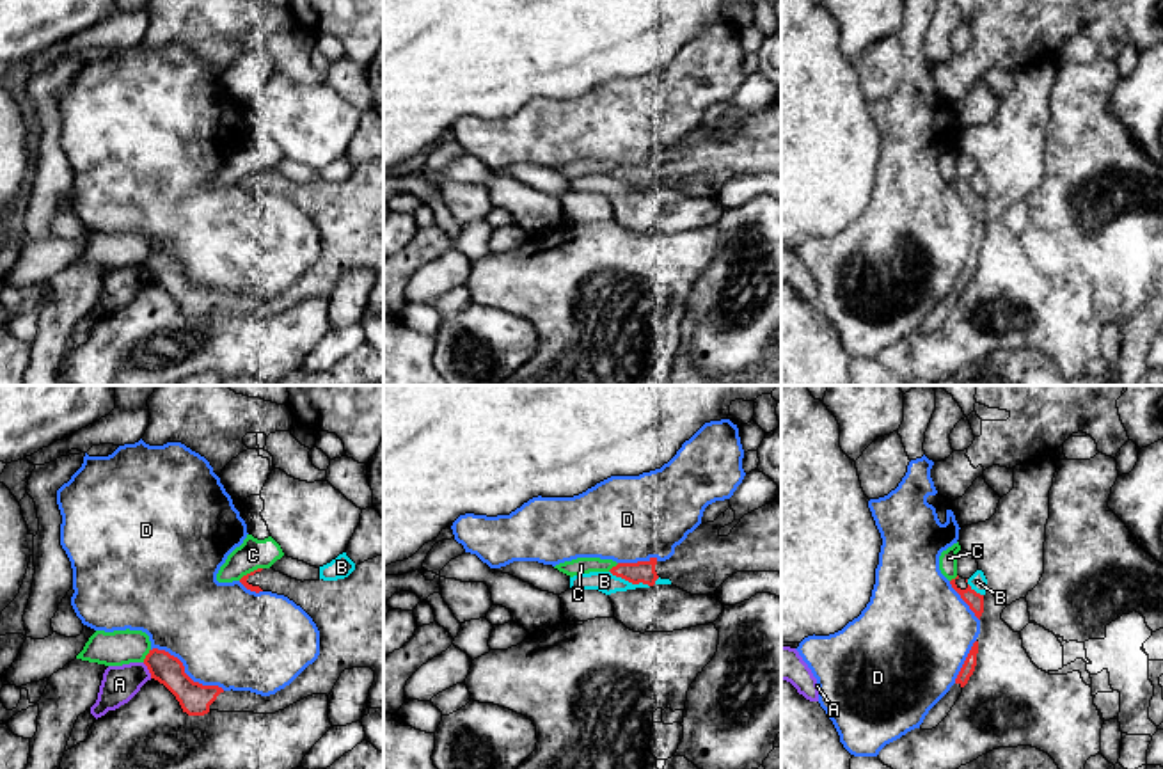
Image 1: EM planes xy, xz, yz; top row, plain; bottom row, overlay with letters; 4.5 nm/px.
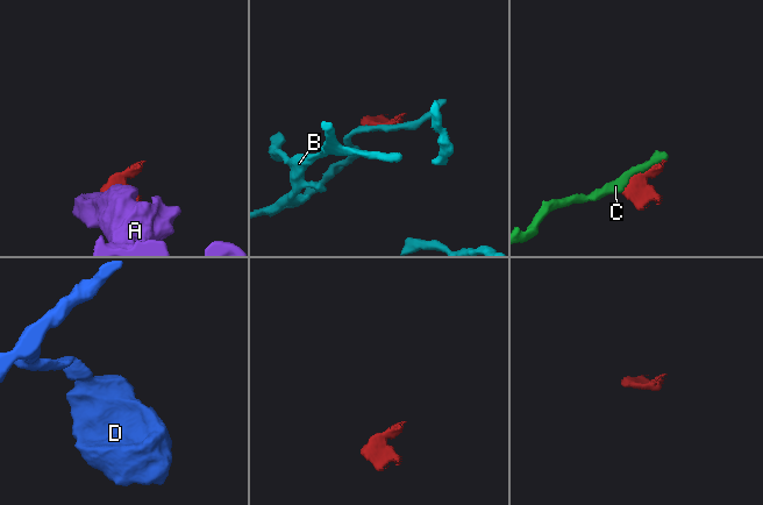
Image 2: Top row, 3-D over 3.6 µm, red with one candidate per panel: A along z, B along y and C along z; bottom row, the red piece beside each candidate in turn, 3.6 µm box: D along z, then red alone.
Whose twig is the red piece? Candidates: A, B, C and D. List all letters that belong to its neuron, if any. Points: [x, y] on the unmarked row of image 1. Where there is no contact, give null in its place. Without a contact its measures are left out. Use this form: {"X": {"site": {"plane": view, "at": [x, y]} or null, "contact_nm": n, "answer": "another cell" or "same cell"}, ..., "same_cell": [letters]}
{"A": {"site": {"plane": "xy", "at": [148, 270]}, "contact_nm": 80, "answer": "another cell"}, "B": {"site": {"plane": "xz", "at": [629, 183]}, "contact_nm": 200, "answer": "another cell"}, "C": {"site": {"plane": "xy", "at": [251, 174]}, "contact_nm": 130, "answer": "another cell"}, "D": {"site": {"plane": "xy", "at": [183, 274]}, "contact_nm": 380, "answer": "another cell"}, "same_cell": []}

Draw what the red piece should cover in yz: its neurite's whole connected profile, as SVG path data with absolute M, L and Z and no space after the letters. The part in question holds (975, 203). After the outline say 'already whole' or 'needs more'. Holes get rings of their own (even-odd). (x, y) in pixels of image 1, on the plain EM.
M955 179L950 183L952 190L961 197L961 201L969 208L975 218L980 222L984 215L984 197L977 195L969 186L968 181Z | needs more

